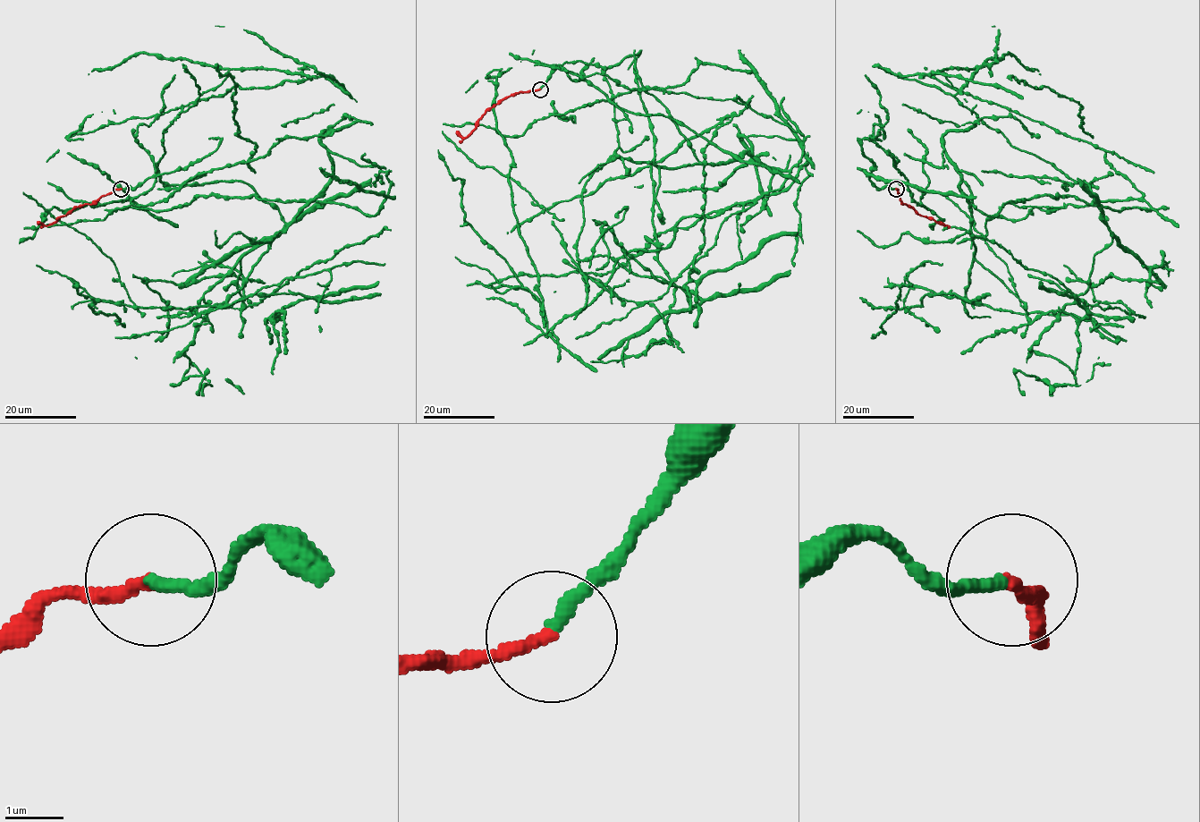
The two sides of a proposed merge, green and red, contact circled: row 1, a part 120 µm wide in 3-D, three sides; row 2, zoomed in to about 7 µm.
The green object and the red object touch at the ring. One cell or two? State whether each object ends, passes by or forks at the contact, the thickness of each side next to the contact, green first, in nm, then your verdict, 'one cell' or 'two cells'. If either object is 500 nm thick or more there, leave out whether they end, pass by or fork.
green ends there; red ends there; 240 nm thick on the green side, 220 nm on the other; one cell

